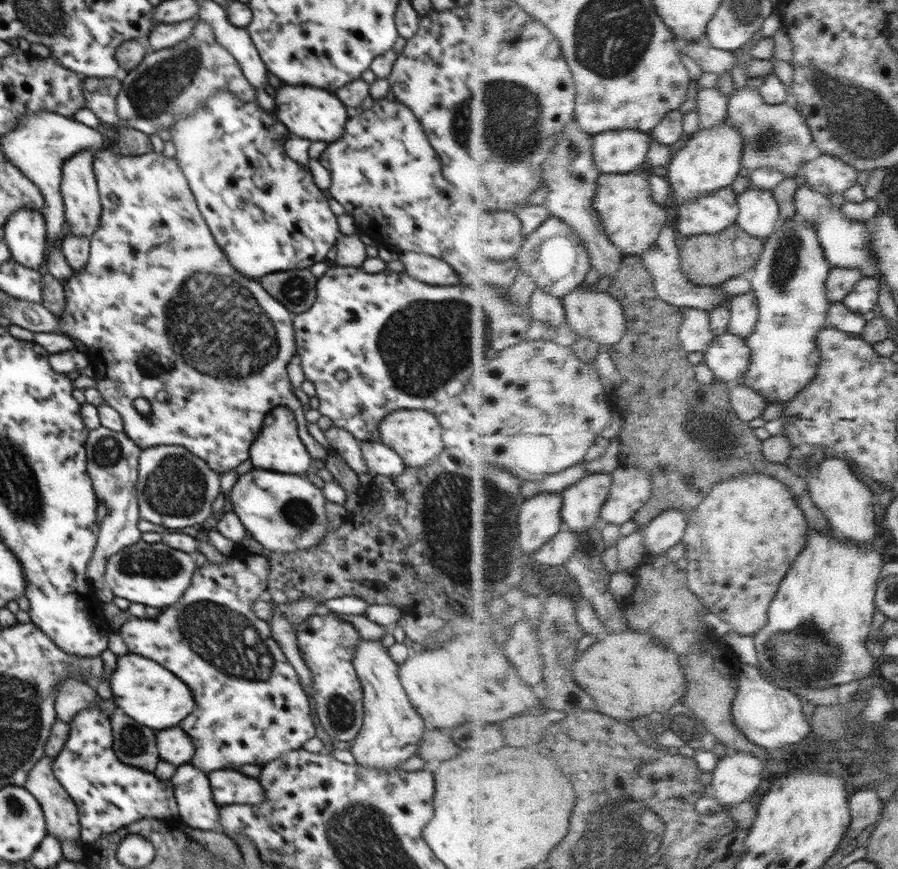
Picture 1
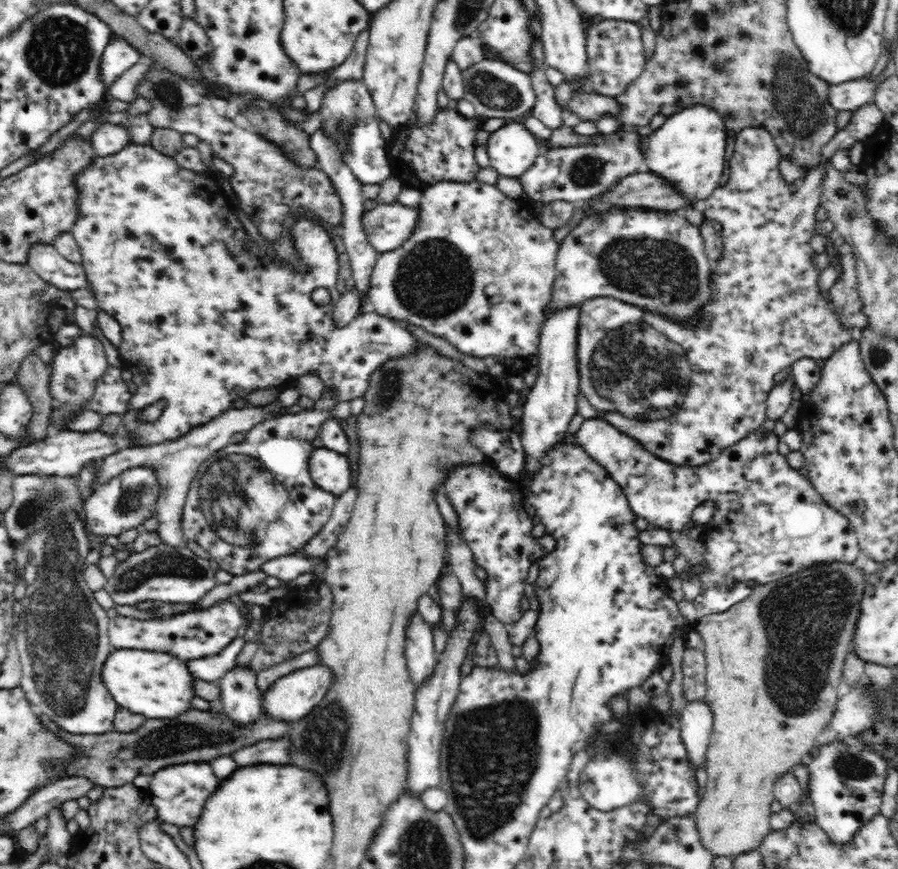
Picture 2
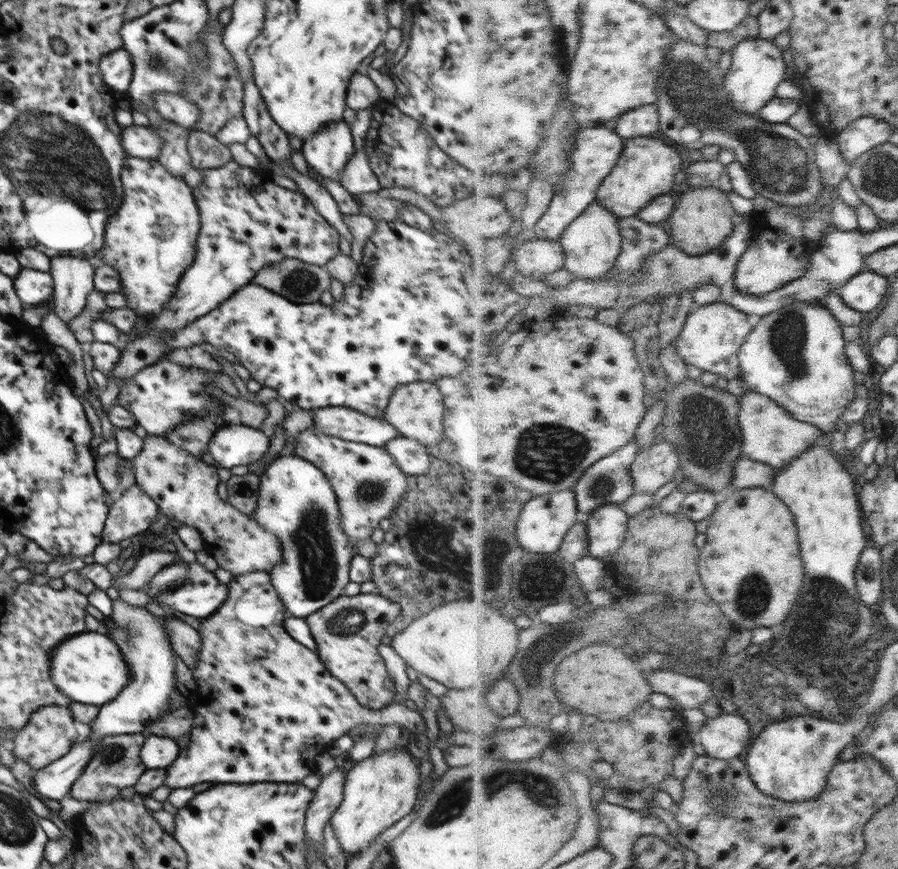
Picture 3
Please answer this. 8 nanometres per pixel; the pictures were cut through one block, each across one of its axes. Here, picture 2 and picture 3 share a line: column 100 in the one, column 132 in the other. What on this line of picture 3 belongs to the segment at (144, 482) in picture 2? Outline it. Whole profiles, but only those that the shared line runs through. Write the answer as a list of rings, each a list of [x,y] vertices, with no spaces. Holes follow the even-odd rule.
[[[137,484],[130,486],[128,490],[115,495],[102,531],[103,541],[119,544],[121,540],[132,538],[132,536],[148,530],[150,524],[157,520],[158,513],[159,508],[156,501],[152,500],[143,488],[140,488]]]

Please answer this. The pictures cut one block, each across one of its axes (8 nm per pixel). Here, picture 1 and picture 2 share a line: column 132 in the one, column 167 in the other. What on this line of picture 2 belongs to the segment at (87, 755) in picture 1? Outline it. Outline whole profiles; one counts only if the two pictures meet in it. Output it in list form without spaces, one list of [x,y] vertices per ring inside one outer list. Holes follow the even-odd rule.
[[[194,762],[161,768],[150,778],[151,782],[147,793],[150,795],[150,802],[156,808],[157,821],[172,824],[178,828],[193,828],[198,824],[202,810],[204,810],[204,803],[222,782],[220,778],[214,776],[210,763]]]

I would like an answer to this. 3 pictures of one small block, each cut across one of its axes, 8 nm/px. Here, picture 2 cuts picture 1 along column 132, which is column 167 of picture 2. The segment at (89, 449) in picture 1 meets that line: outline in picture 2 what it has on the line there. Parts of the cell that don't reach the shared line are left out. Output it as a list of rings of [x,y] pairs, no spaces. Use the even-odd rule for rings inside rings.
[[[293,385],[282,390],[278,400],[267,406],[251,406],[250,408],[236,409],[232,408],[220,417],[212,418],[206,424],[194,426],[188,434],[176,438],[176,440],[166,440],[162,444],[152,444],[152,446],[132,446],[120,449],[114,454],[105,456],[101,460],[97,474],[92,480],[93,490],[101,484],[106,484],[111,478],[122,474],[124,470],[135,466],[146,466],[156,471],[158,477],[158,485],[160,485],[160,496],[156,500],[156,516],[159,522],[159,527],[156,530],[163,544],[168,546],[185,546],[187,538],[182,530],[181,520],[182,513],[185,507],[186,494],[190,488],[190,482],[194,478],[200,464],[210,458],[218,450],[226,448],[230,444],[230,438],[236,432],[247,432],[253,426],[261,423],[266,418],[275,417],[281,410],[290,408],[298,403],[302,395]]]

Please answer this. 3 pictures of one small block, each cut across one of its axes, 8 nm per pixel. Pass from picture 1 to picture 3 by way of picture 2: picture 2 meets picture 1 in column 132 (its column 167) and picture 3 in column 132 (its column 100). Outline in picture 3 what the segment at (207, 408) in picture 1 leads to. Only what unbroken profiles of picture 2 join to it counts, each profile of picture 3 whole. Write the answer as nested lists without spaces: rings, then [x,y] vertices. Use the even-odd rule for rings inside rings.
[[[128,156],[121,170],[124,201],[105,226],[99,261],[116,270],[128,308],[150,321],[174,297],[180,277],[192,266],[201,220],[193,190],[158,159]]]

